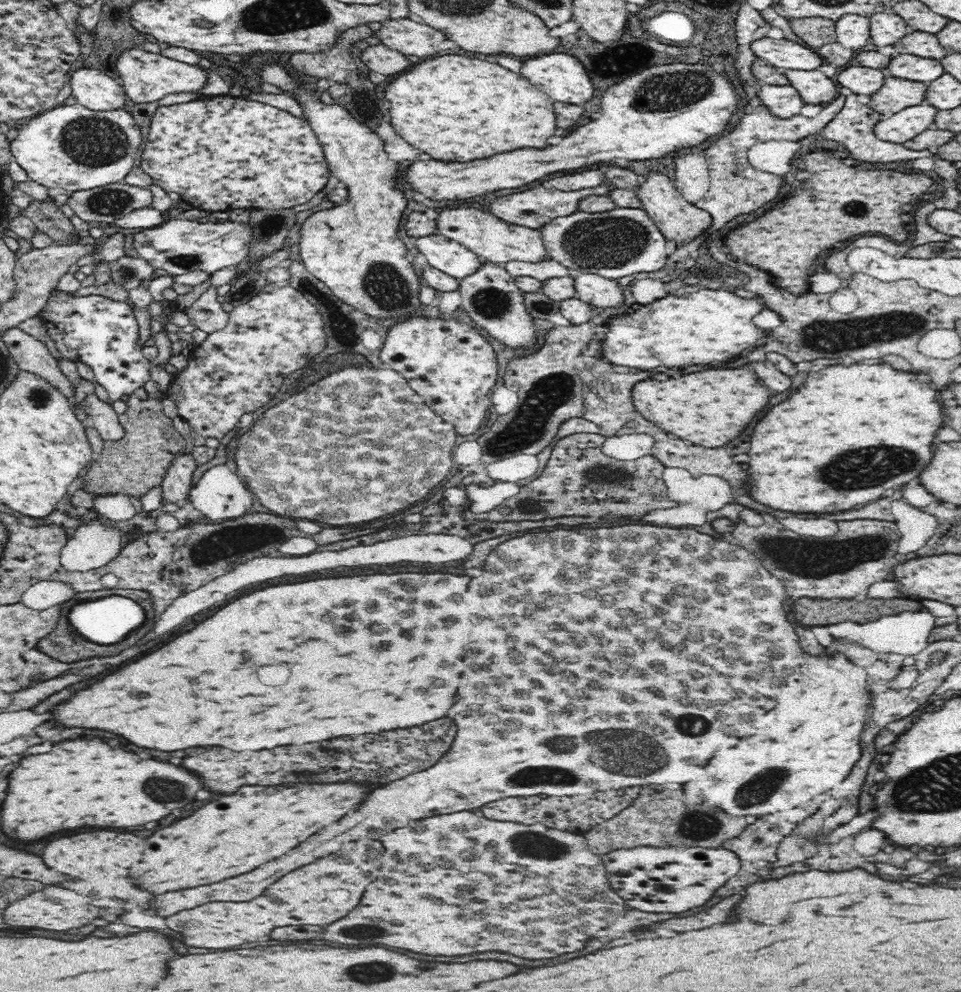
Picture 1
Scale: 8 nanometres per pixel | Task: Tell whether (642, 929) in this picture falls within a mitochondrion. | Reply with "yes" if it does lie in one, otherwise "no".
no

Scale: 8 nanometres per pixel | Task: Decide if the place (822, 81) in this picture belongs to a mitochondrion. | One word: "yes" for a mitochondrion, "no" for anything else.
no

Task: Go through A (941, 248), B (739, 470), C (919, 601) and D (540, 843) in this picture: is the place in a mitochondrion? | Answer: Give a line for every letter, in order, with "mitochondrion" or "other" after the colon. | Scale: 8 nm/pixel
A: other
B: other
C: other
D: mitochondrion

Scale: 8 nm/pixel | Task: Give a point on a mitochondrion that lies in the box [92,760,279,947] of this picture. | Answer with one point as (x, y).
(163, 790)

